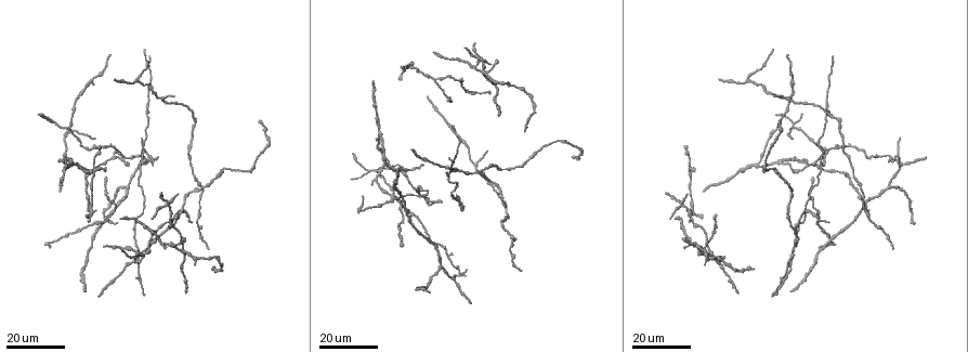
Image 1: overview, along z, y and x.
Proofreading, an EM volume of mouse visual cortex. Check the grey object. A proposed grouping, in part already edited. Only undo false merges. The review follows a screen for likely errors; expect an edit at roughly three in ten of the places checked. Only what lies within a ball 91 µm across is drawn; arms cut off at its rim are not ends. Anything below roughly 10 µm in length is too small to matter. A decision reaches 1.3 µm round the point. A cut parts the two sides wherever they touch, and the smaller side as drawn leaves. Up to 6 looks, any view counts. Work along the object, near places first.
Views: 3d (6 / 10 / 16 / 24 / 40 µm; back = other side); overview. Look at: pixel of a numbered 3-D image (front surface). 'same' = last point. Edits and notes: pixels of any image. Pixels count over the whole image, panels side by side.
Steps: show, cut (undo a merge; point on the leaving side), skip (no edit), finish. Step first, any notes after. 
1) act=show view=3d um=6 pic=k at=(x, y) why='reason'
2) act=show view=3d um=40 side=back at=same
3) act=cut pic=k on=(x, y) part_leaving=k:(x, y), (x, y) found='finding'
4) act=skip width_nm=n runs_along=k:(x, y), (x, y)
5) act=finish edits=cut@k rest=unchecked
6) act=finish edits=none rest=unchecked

act=show view=3d um=24 pic=1 at=(824, 231)

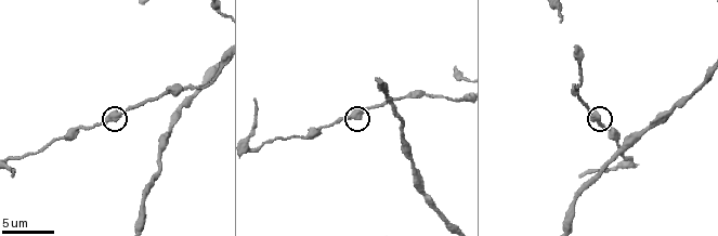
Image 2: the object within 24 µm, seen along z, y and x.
act=show view=3d um=10 pic=2 at=(592, 114)

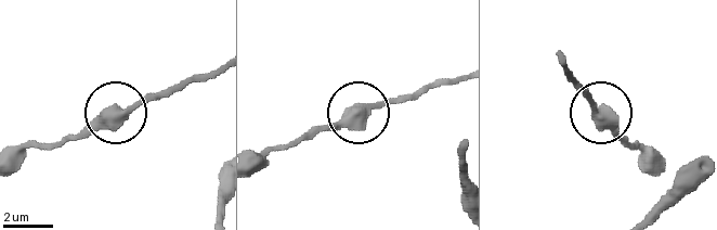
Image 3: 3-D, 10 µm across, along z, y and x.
act=skip side_arm_um=18 found='all the same neuron'

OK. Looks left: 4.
act=show view=3d um=16 pic=1 at=(898, 148) why='three-way junction'

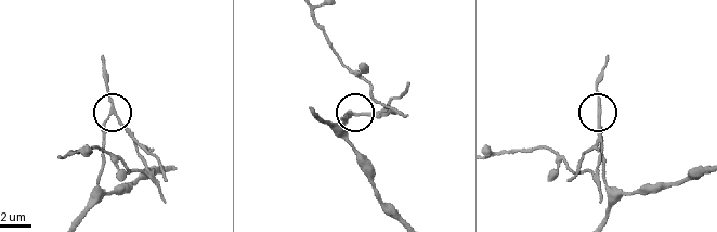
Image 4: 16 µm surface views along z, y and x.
act=show view=3d um=10 pic=4 at=(121, 120)

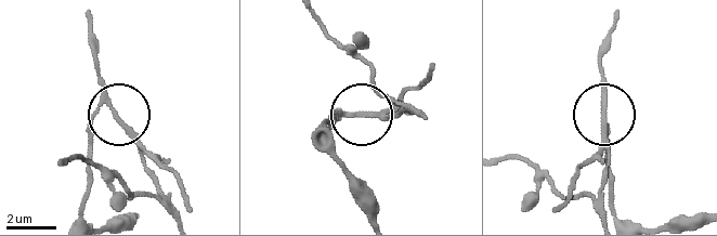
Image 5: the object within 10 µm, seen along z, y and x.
act=cut pic=5 on=(132, 130) part_leaving=5:(105, 103), (153, 192), (130, 194), (64, 157) found='a second neuron is stuck on'

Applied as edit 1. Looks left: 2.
act=finish edits=cut@5 rest=unchecked

